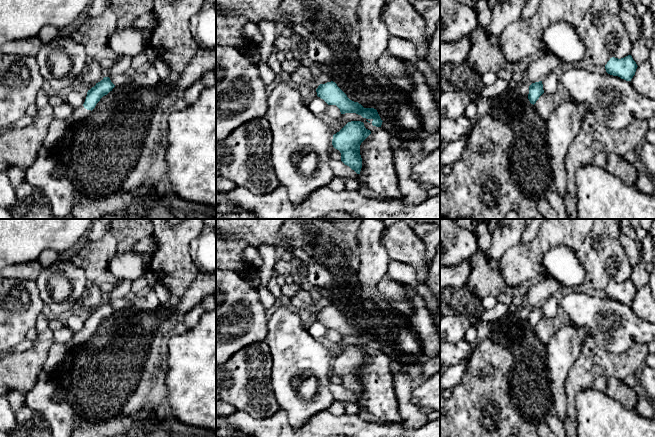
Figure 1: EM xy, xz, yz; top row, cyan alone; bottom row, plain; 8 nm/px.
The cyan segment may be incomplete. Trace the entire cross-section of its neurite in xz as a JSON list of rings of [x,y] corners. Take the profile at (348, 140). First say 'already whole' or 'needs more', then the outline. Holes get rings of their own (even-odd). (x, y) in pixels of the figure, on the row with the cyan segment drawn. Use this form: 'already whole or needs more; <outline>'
already whole; [[[361,121],[348,122],[339,132],[333,135],[332,145],[341,153],[341,161],[360,174],[362,158],[361,143],[371,134]]]

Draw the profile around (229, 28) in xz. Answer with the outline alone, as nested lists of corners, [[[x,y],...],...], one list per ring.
[[[216,7],[216,44],[232,46],[240,53],[247,52],[253,42],[243,34],[249,20],[242,15],[225,14]]]

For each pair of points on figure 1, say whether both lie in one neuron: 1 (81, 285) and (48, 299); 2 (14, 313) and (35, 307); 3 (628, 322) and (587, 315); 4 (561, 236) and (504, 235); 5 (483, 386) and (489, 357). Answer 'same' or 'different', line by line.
1: same
2: same
3: same
4: different
5: same

